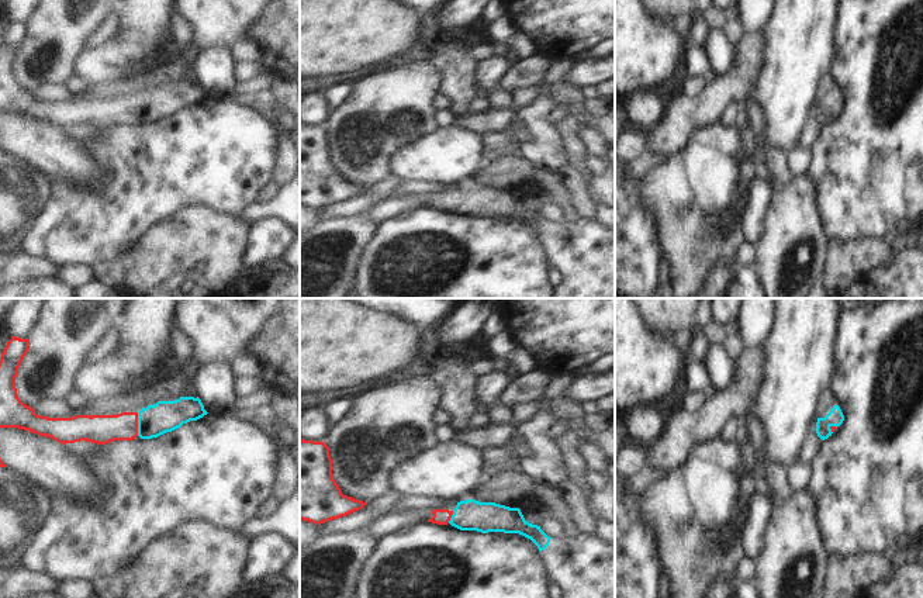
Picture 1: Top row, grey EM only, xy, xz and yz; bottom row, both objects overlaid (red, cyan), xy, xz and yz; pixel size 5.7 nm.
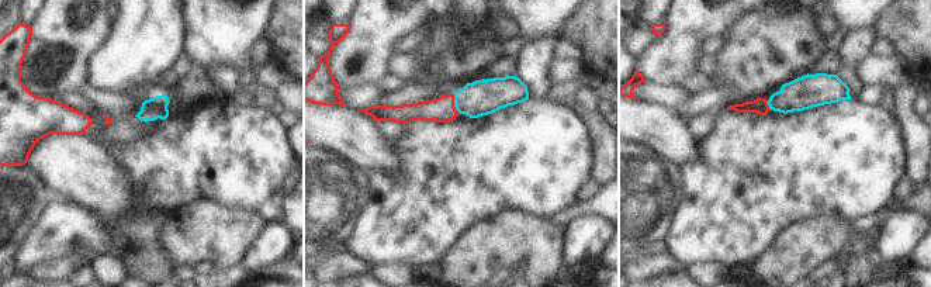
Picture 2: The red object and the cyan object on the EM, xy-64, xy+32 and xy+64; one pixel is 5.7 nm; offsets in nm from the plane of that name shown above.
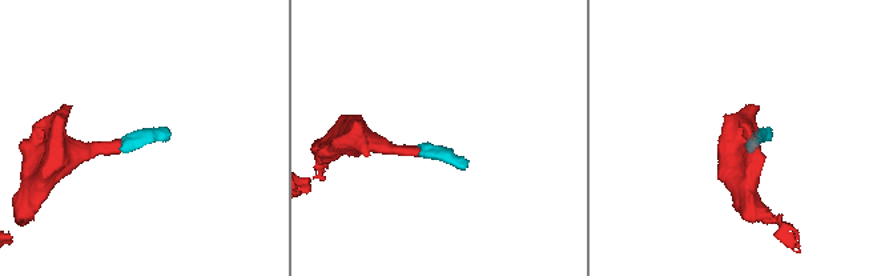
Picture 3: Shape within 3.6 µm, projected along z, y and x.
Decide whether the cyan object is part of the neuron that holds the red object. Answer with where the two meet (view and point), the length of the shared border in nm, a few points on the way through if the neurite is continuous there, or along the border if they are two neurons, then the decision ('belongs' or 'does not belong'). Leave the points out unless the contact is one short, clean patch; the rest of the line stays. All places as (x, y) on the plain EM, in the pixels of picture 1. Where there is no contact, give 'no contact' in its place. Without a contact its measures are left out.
contact xy (137, 109); length 140 nm; way xy (100, 114), (137, 109), (148, 109), (162, 102); belongs

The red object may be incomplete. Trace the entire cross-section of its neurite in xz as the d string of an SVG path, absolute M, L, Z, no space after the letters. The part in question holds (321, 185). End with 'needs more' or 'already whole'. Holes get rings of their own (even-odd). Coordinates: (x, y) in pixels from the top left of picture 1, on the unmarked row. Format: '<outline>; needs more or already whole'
M300 127L300 204L319 210L359 196L366 189L342 179L324 127Z; already whole

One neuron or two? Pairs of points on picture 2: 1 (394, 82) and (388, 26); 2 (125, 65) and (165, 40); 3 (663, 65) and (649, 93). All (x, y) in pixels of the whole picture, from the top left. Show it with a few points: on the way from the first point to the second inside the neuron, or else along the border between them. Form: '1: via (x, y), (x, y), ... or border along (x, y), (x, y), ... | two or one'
1: border along (390, 73), (379, 85) | two
2: via (135, 55), (151, 40), (155, 40) | one
3: border along (646, 79), (658, 85), (684, 86) | two

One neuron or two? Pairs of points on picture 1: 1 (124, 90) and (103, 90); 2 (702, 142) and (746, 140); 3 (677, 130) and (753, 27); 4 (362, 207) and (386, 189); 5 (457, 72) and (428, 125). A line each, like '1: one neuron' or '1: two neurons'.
1: one neuron
2: one neuron
3: two neurons
4: one neuron
5: two neurons

